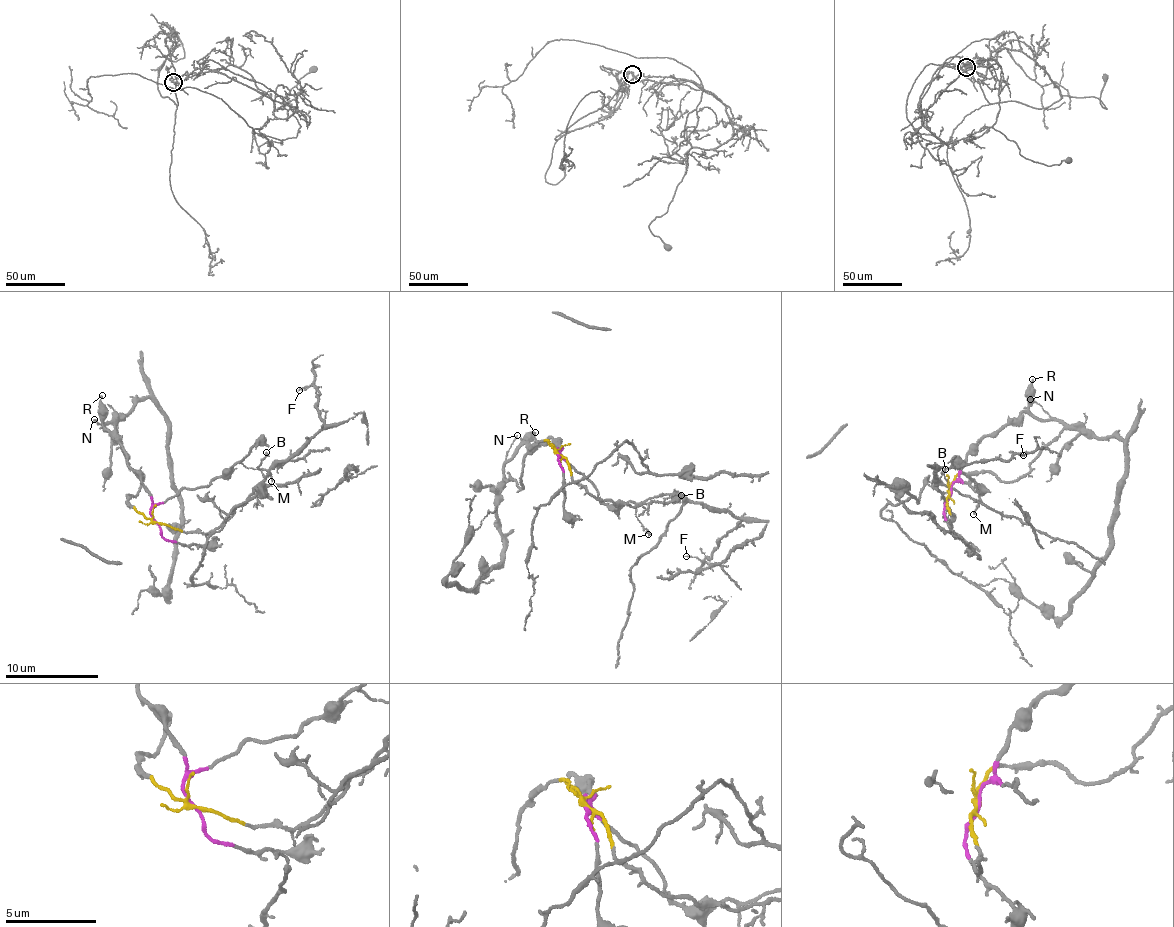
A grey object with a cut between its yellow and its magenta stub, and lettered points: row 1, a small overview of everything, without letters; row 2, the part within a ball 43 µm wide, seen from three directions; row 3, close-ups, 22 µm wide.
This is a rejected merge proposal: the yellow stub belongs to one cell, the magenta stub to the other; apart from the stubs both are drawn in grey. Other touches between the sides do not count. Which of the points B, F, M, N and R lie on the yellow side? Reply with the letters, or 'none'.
B, F

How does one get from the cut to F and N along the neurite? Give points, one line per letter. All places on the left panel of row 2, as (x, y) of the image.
F: (156, 523), (186, 533), (208, 533), (247, 502), (252, 486), (323, 428), (318, 395), (313, 383), (299, 390)
N: (156, 523), (150, 498), (107, 430), (94, 419)

